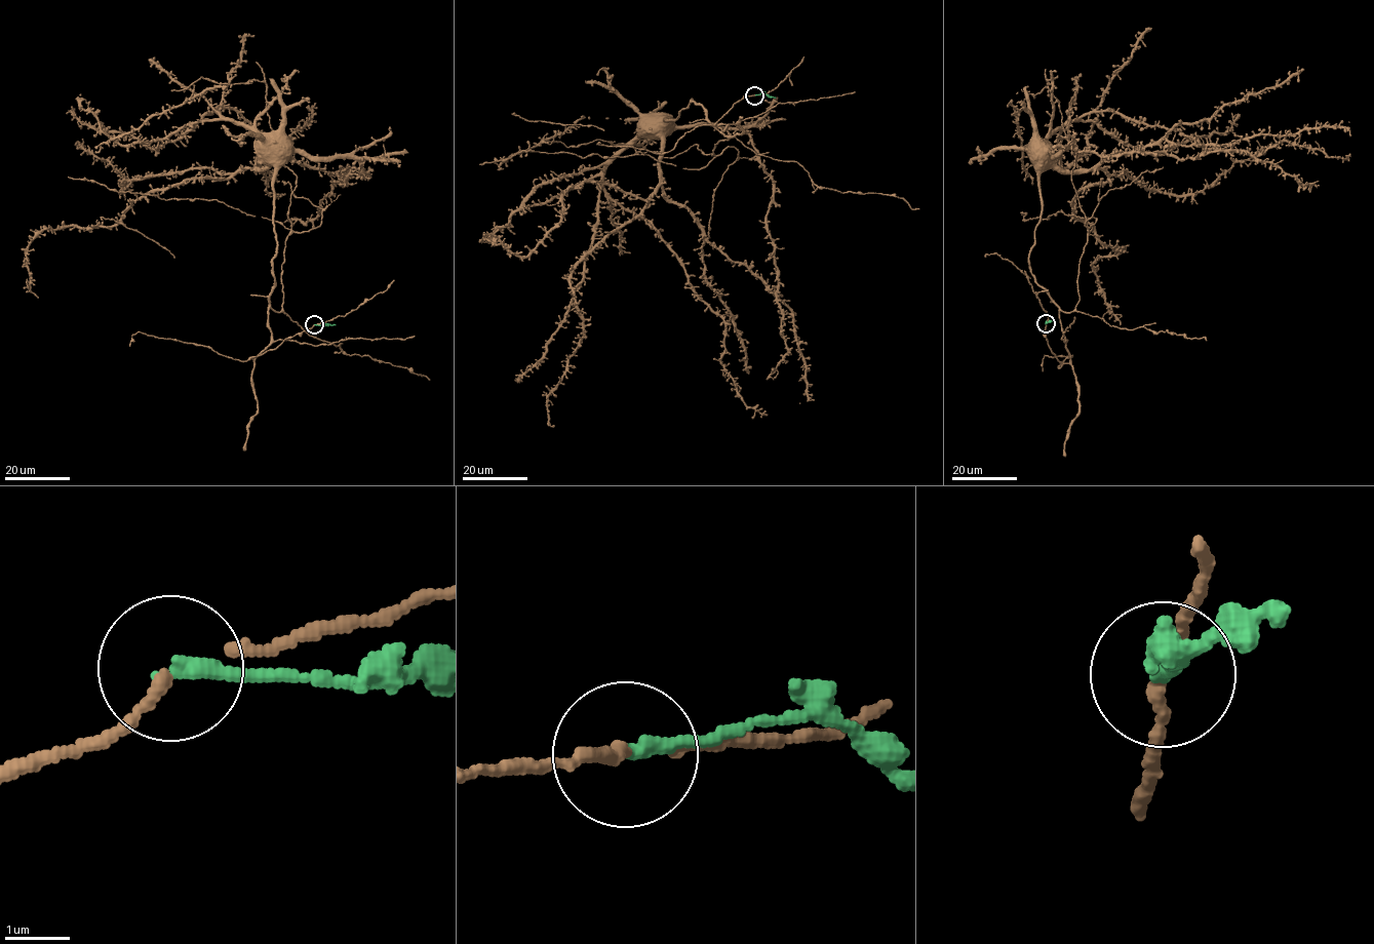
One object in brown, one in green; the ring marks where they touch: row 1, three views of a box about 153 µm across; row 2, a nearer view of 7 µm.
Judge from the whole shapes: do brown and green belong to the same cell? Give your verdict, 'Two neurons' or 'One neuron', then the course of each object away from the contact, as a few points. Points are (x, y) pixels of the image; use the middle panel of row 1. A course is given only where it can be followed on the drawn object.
Two neurons. Course of brown: (754, 95), (721, 131), (691, 100), (602, 186), (721, 317), (721, 365), (767, 415). Course of green: (754, 95), (767, 93), (776, 97)

